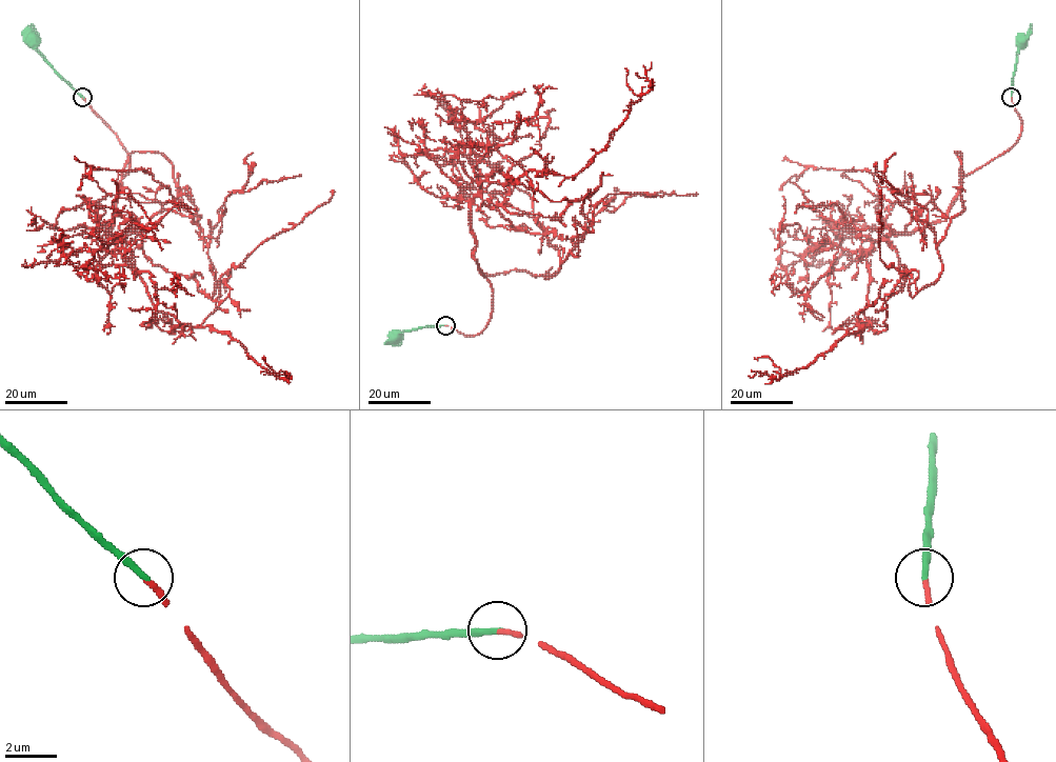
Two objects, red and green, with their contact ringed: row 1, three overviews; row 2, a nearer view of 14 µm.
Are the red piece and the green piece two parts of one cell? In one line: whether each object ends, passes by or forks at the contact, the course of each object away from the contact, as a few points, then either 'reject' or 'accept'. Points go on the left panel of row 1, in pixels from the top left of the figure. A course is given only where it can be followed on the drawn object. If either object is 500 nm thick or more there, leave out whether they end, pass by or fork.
red ends | green ends | red via (82, 97), (125, 148), (123, 176), (135, 152), (171, 163), (202, 228), (213, 296), (334, 189) | green via (82, 97), (32, 43) | accept

